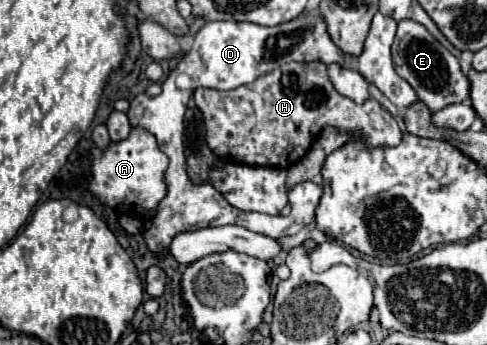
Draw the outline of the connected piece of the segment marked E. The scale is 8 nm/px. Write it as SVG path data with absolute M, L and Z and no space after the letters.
M406 18L398 22L398 32L392 44L392 62L396 72L414 88L418 100L422 100L432 112L438 112L454 102L464 102L470 96L470 82L460 70L456 56L414 20Z

